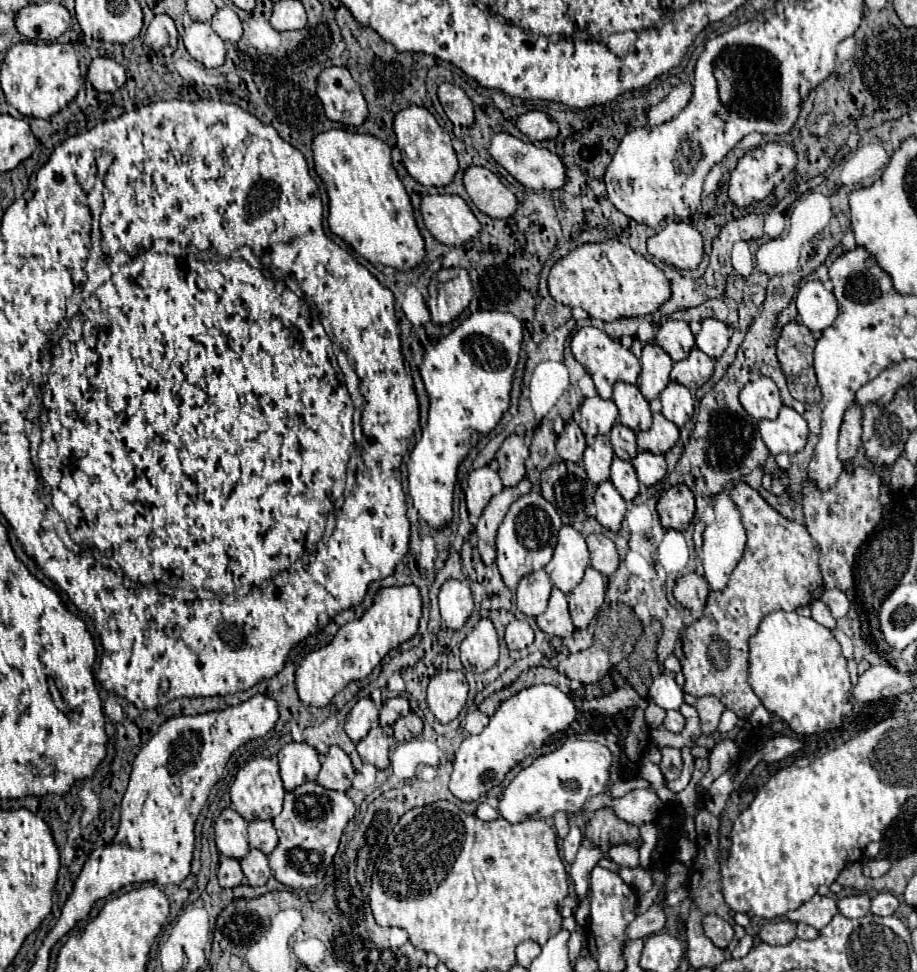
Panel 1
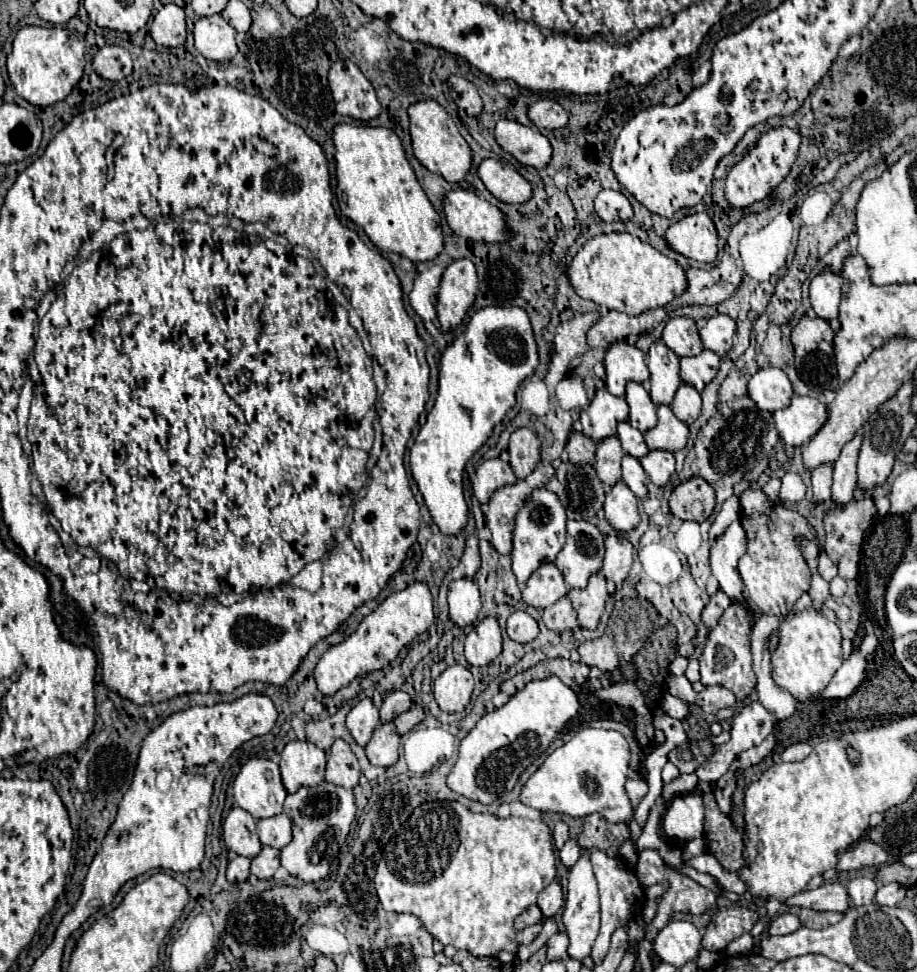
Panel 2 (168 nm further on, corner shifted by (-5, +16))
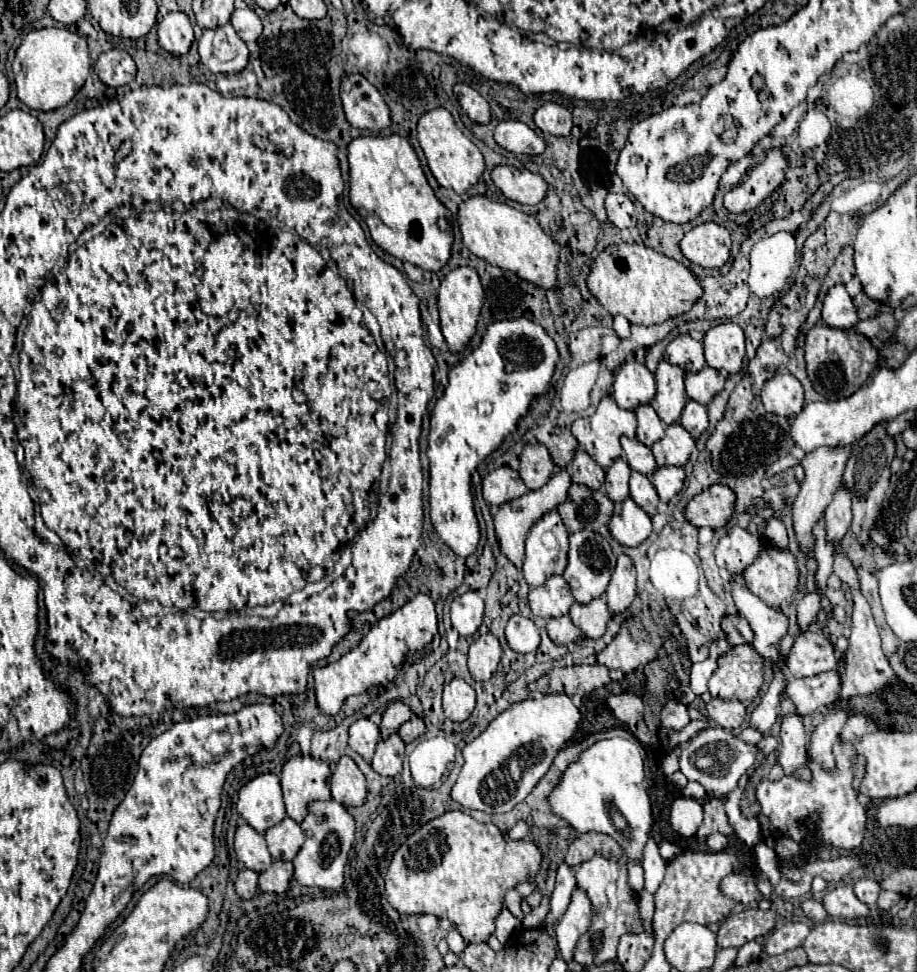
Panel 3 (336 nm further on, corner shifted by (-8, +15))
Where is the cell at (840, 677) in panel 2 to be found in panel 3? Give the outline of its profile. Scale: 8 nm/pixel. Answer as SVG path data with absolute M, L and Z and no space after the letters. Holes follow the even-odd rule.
M827 671L817 677L791 679L785 687L785 693L789 693L791 701L797 705L797 713L809 715L815 709L833 703L841 693L841 685L843 685L841 673Z

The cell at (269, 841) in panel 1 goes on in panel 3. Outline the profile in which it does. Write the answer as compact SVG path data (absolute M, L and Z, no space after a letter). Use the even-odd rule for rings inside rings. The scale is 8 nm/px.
M285 817L281 823L269 827L265 831L265 839L269 845L271 857L287 859L287 861L291 861L295 857L297 849L301 849L303 841L305 841L299 823L295 823L291 817Z

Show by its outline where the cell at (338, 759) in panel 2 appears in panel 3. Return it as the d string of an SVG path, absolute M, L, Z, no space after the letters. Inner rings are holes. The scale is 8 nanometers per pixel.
M341 757L333 765L333 775L331 775L331 795L335 801L353 807L353 805L363 805L367 787L365 787L365 775L357 767L357 763L351 757Z

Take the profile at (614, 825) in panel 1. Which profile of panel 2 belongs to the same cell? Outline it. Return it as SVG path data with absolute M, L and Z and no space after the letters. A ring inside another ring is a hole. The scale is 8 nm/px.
M590 814L584 818L584 828L578 836L578 846L582 850L598 848L608 856L618 856L618 848L630 838L630 828L626 824L610 824L600 814Z

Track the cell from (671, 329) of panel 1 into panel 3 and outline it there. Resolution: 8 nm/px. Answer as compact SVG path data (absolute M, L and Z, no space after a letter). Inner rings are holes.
M689 333L677 335L665 351L667 359L675 365L681 365L683 371L687 373L697 373L705 367L705 357L703 357L703 343L693 339Z

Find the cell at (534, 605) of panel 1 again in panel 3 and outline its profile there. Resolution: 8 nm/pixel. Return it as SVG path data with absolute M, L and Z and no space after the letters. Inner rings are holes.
M553 575L543 585L529 591L529 607L539 617L565 615L571 603L573 603L571 589L561 575Z

